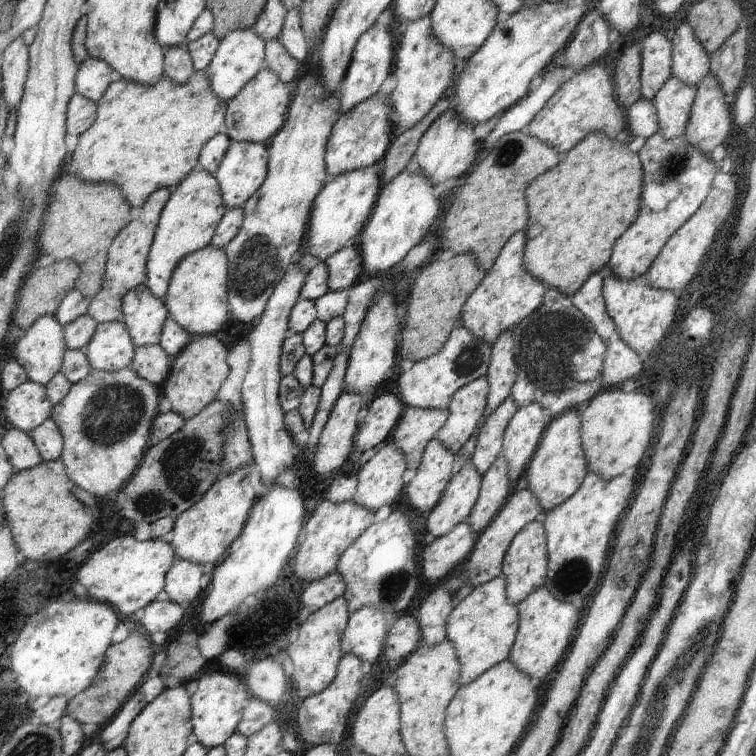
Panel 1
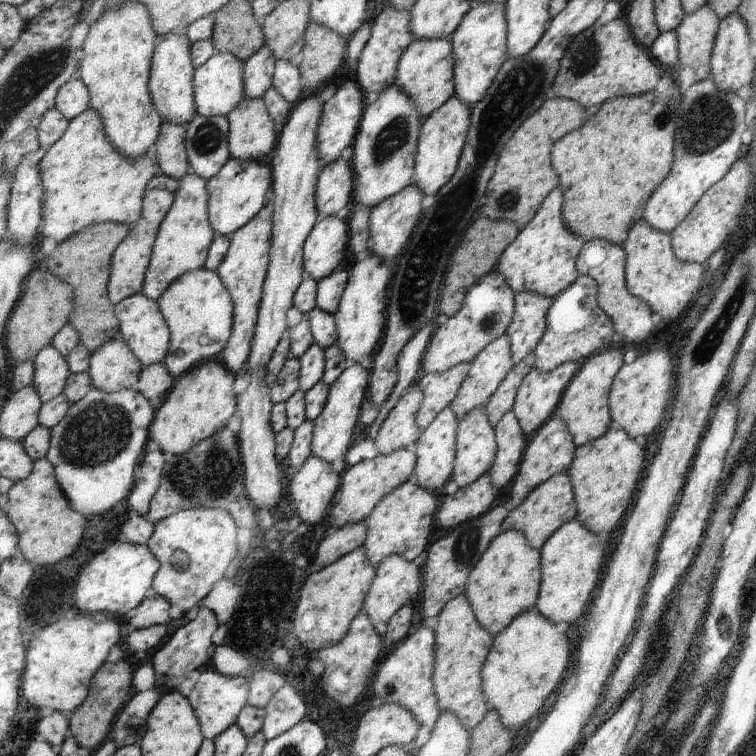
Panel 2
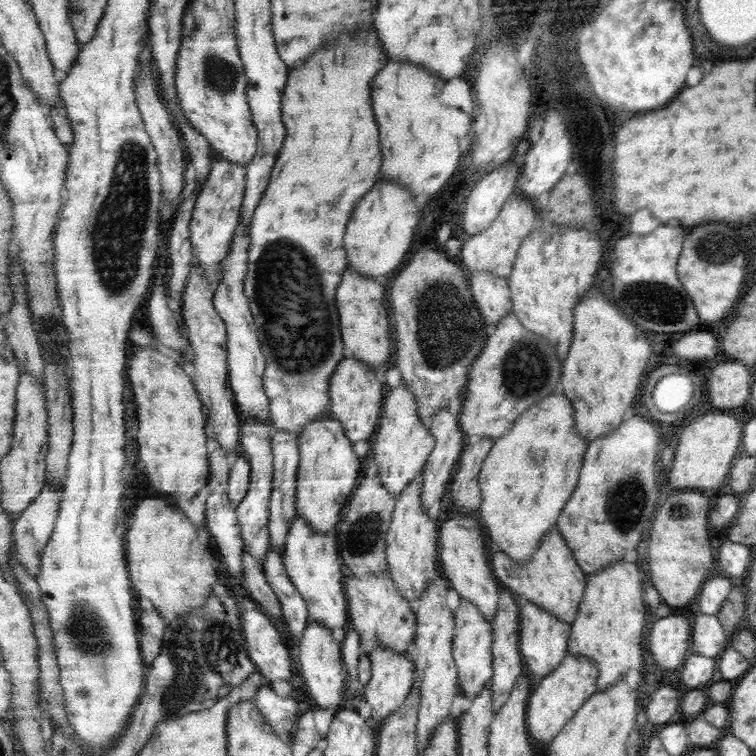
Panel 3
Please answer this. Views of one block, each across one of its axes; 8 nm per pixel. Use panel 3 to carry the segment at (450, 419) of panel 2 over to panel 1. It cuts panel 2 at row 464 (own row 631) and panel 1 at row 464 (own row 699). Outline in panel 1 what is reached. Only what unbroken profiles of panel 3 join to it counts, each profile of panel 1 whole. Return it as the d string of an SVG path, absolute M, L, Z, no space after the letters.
M433 439L426 448L421 467L404 489L411 506L421 513L431 512L438 506L449 487L455 456L439 440Z

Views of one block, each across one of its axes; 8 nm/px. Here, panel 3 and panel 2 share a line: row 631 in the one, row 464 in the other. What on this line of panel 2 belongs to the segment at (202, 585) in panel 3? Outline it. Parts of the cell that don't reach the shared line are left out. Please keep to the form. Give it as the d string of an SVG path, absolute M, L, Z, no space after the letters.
M159 450L144 454L138 470L139 477L136 480L135 491L128 497L129 510L147 518L151 502L162 484L165 464L166 456L163 456L163 452Z

